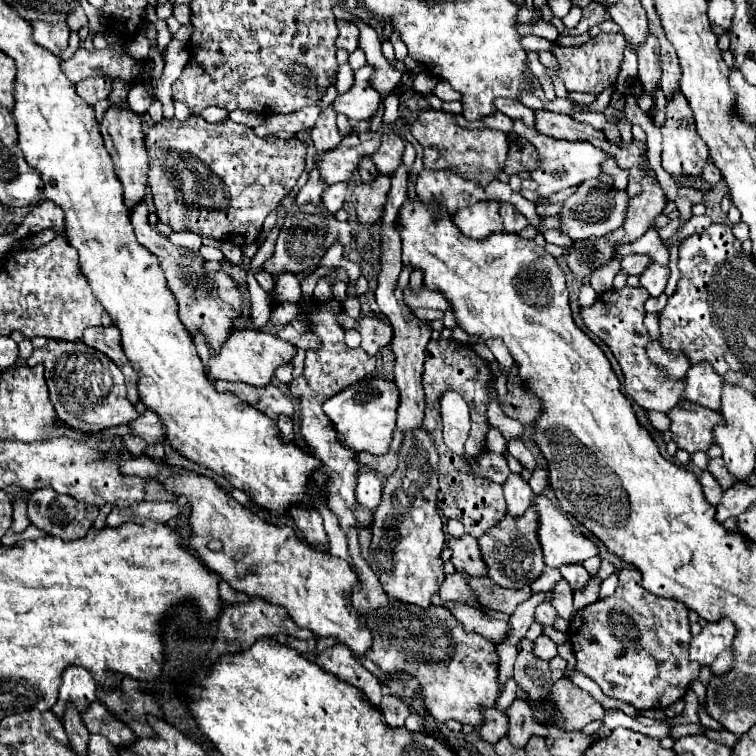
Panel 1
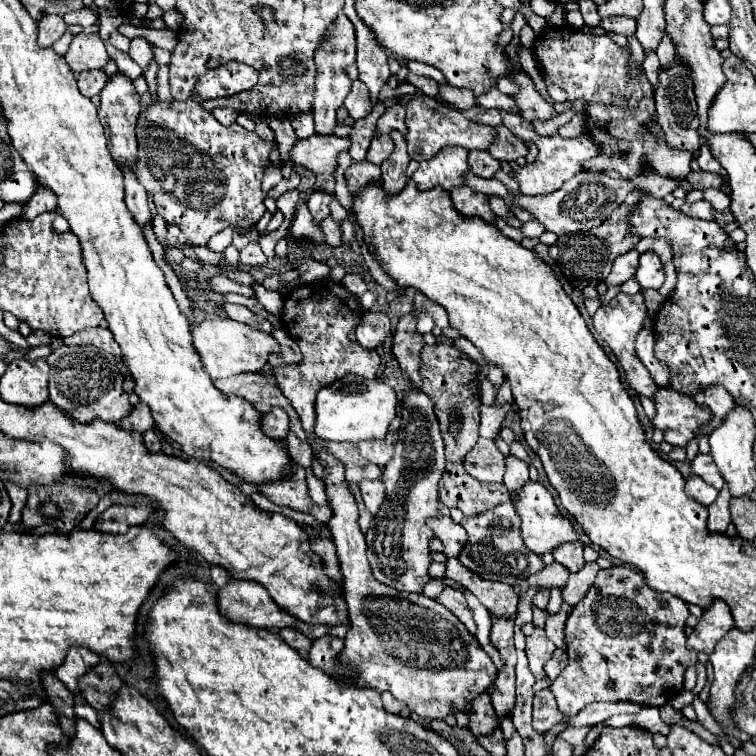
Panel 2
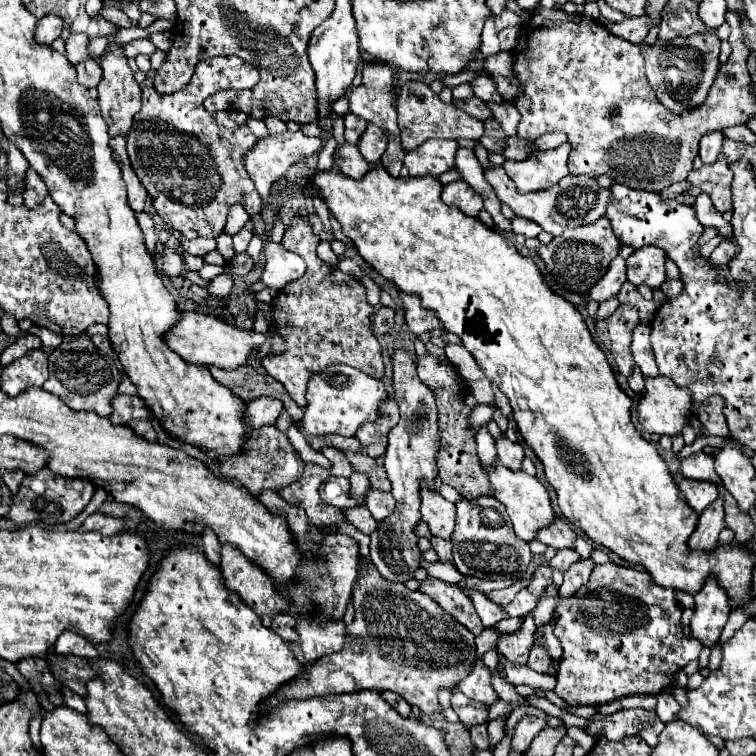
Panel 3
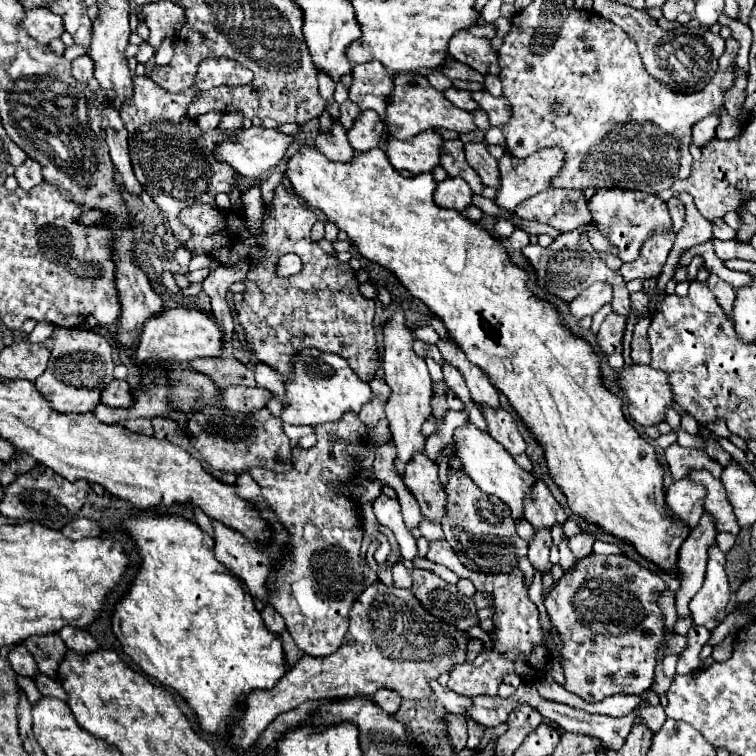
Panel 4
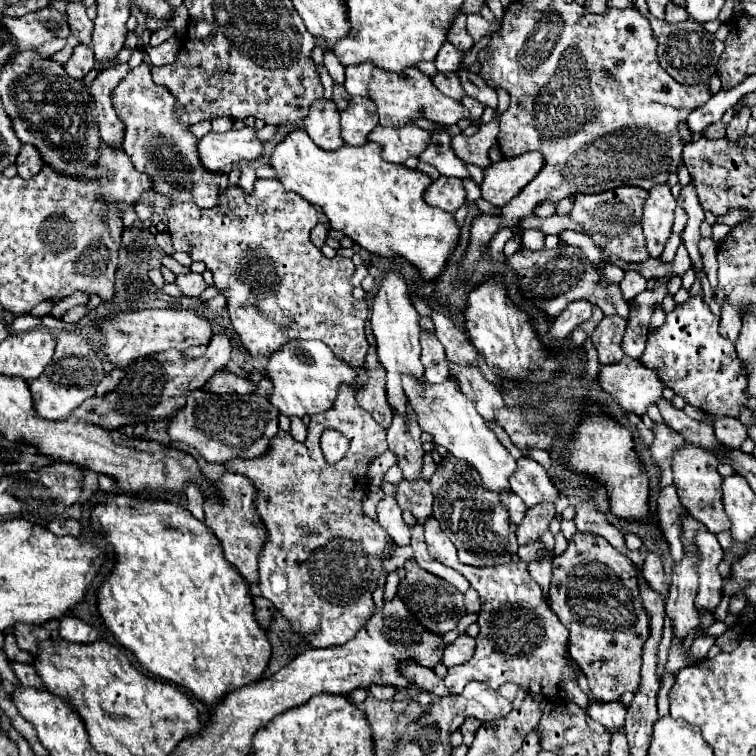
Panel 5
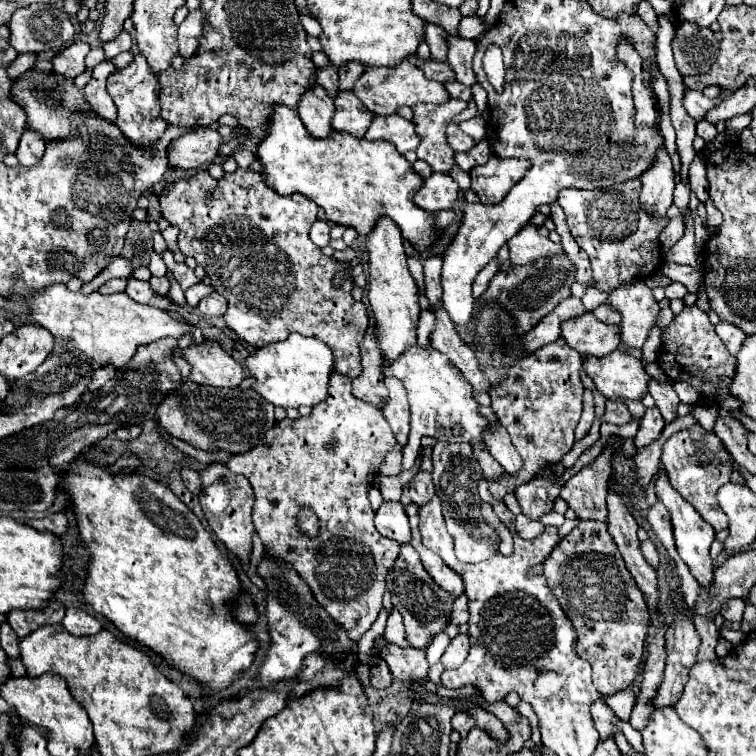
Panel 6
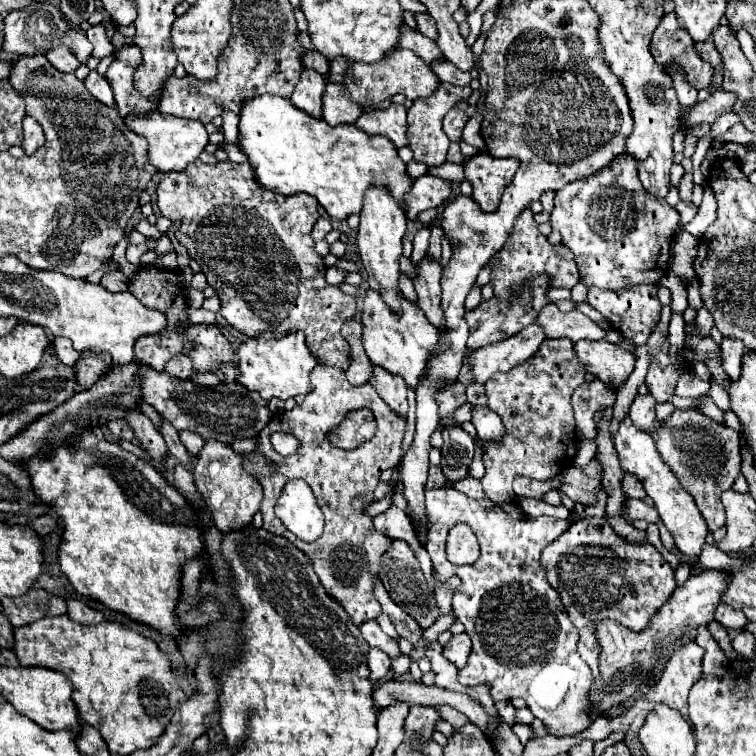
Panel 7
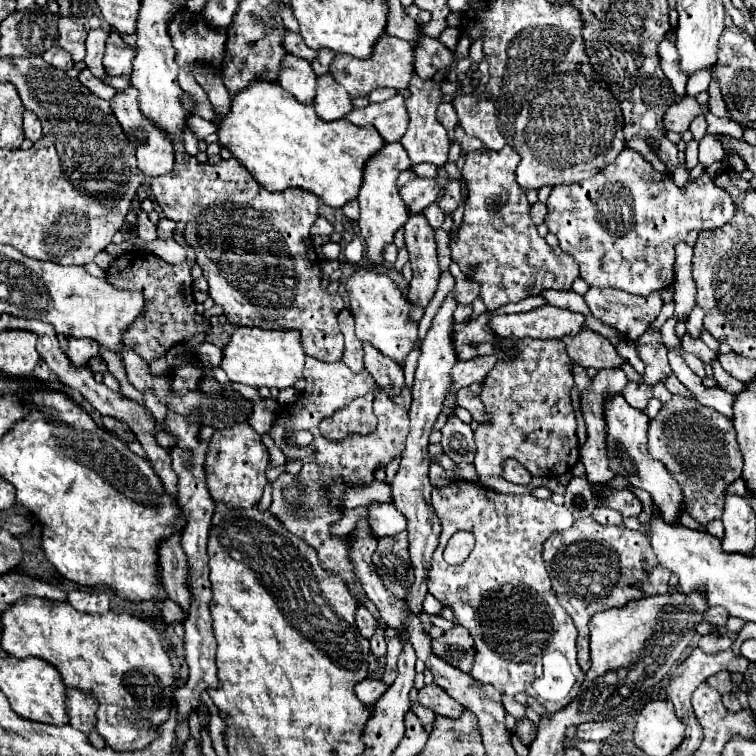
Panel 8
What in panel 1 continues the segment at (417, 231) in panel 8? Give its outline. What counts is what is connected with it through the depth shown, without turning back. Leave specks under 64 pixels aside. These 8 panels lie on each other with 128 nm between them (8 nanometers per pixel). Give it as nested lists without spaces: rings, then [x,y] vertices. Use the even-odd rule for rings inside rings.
[[[510,474],[510,478],[502,486],[504,486],[506,504],[508,504],[508,514],[512,518],[522,516],[534,498],[534,492],[530,490],[528,482],[524,482],[518,474]]]

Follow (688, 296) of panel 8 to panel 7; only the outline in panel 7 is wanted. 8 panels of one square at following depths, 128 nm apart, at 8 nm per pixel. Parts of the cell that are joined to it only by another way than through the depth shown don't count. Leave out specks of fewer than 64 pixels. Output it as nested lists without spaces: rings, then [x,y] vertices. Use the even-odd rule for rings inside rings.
[[[682,232],[680,236],[674,238],[672,248],[670,248],[670,266],[668,270],[674,272],[684,284],[688,284],[694,276],[694,258],[696,258],[696,248],[698,248],[698,238]]]

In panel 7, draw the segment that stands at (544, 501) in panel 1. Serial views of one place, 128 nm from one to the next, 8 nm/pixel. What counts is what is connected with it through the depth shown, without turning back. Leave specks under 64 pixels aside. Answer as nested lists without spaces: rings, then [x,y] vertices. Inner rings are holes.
[[[368,290],[364,298],[364,308],[362,308],[362,328],[364,328],[362,340],[364,340],[364,348],[370,362],[374,366],[388,370],[390,374],[402,376],[408,388],[416,390],[416,386],[424,378],[424,370],[432,358],[432,352],[438,350],[438,332],[436,328],[432,328],[432,324],[428,324],[424,312],[416,308],[416,304],[404,298],[404,314],[396,316],[394,312],[388,312],[380,296]],[[460,380],[446,382],[442,390],[436,392],[436,402],[438,402],[438,414],[440,414],[440,428],[452,428],[458,426],[454,420],[454,412],[466,402],[464,394],[466,386]]]

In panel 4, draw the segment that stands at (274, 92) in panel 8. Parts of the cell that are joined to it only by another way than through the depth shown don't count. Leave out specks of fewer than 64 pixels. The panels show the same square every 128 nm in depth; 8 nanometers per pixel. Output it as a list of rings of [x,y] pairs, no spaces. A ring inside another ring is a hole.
[[[304,146],[288,162],[286,176],[300,198],[312,208],[322,210],[330,222],[350,236],[360,256],[388,268],[414,298],[422,300],[444,322],[448,336],[472,364],[488,374],[492,386],[508,398],[542,446],[550,478],[562,490],[566,506],[588,524],[596,524],[606,534],[632,544],[640,556],[654,562],[666,574],[676,576],[678,550],[690,528],[666,506],[664,468],[656,458],[654,446],[640,438],[626,420],[622,398],[602,384],[600,356],[594,354],[586,340],[562,324],[562,316],[550,302],[534,296],[528,288],[528,270],[510,262],[504,244],[460,212],[436,206],[432,198],[436,180],[430,172],[408,178],[400,176],[380,148],[364,154],[358,152],[352,164],[336,164],[316,148]]]

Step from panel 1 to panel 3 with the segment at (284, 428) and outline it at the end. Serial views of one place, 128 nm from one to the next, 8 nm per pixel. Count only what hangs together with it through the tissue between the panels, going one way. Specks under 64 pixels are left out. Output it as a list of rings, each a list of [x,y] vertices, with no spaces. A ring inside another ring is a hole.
[[[272,398],[252,400],[252,404],[246,404],[246,422],[250,428],[274,426],[280,412],[282,412],[280,400],[272,400]]]

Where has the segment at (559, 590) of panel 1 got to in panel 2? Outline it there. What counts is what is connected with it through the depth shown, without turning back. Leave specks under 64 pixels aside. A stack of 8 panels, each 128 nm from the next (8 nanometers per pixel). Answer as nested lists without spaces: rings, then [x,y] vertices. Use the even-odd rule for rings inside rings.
[[[550,564],[546,566],[542,572],[534,574],[530,580],[524,580],[524,582],[518,582],[514,588],[520,592],[520,596],[524,596],[524,592],[530,588],[530,586],[544,586],[544,588],[558,588],[562,590],[568,582],[568,572],[564,572],[564,568],[560,568],[560,564]]]

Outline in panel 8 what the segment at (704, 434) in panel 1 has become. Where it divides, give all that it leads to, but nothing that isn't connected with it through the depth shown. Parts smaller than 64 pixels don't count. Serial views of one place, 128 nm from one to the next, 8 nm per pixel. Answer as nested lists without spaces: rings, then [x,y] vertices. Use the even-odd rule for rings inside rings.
[[[592,330],[580,332],[580,336],[564,338],[564,344],[568,356],[582,368],[594,368],[594,370],[622,368],[622,364],[626,362],[604,336]]]

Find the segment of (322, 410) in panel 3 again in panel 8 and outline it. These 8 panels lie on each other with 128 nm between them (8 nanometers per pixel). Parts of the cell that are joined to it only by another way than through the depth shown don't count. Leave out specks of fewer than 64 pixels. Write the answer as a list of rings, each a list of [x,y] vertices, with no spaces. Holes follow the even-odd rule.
[[[236,328],[224,350],[220,368],[228,374],[230,382],[240,382],[252,388],[290,388],[302,378],[306,354],[302,350],[300,332],[296,330],[262,330],[262,328]]]

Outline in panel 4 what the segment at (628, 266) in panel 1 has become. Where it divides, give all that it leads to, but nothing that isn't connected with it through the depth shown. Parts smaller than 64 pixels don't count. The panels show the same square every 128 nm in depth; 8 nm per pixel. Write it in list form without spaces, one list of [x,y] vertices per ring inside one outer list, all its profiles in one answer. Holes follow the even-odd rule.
[[[596,282],[570,302],[570,310],[576,318],[594,316],[610,300],[612,300],[612,286],[606,282]]]

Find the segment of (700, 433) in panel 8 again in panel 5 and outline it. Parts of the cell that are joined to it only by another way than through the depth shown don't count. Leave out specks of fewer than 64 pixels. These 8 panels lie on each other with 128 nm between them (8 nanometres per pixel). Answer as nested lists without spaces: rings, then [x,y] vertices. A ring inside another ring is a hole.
[[[684,444],[680,450],[676,450],[672,472],[674,472],[674,486],[678,488],[678,496],[682,504],[688,508],[690,516],[704,524],[712,534],[720,534],[724,530],[730,530],[730,518],[726,516],[722,508],[722,478],[716,470],[718,460],[712,456],[712,452],[704,452],[702,448],[692,448],[692,444]]]

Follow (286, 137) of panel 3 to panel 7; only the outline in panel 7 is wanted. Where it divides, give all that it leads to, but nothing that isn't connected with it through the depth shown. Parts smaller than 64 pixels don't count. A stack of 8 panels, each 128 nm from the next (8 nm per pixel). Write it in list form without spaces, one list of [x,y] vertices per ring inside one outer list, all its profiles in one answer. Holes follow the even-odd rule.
[[[158,110],[152,112],[152,116],[128,116],[126,124],[136,134],[142,134],[144,138],[148,138],[150,160],[152,164],[156,164],[156,168],[160,168],[160,172],[172,172],[172,170],[186,168],[200,156],[200,152],[208,144],[208,132],[204,124],[200,124],[198,120],[180,120],[174,116],[164,116]]]

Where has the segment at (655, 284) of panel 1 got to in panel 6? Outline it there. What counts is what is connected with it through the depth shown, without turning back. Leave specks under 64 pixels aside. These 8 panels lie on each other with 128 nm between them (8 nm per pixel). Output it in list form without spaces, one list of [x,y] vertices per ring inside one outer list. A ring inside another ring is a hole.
[[[666,148],[656,152],[656,162],[648,168],[642,176],[642,192],[640,192],[640,206],[654,218],[666,218],[668,208],[672,206],[672,192],[674,192],[674,170],[672,160]]]

